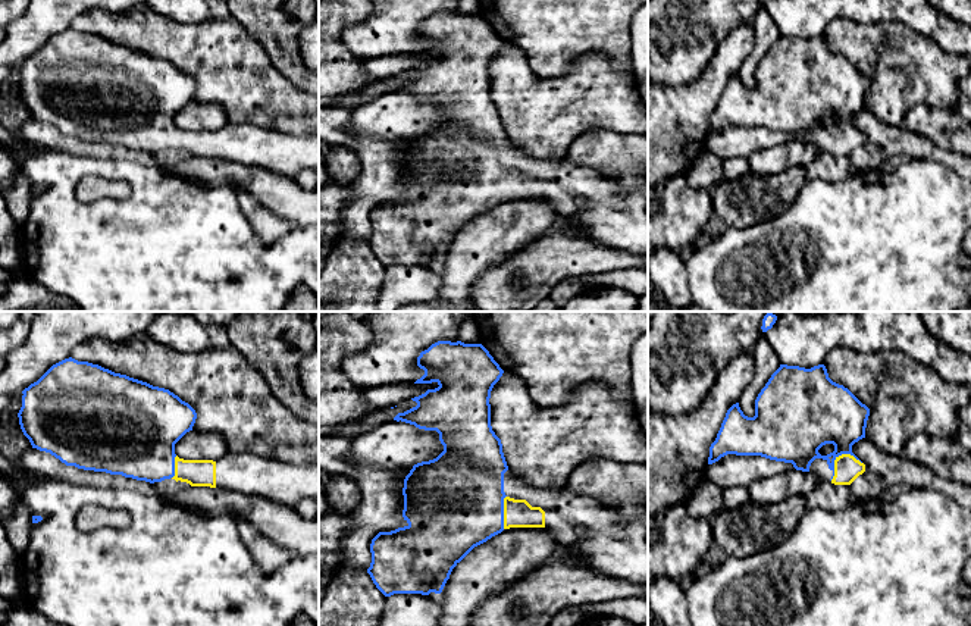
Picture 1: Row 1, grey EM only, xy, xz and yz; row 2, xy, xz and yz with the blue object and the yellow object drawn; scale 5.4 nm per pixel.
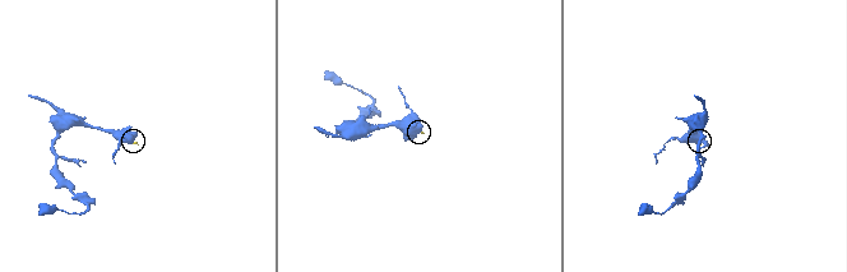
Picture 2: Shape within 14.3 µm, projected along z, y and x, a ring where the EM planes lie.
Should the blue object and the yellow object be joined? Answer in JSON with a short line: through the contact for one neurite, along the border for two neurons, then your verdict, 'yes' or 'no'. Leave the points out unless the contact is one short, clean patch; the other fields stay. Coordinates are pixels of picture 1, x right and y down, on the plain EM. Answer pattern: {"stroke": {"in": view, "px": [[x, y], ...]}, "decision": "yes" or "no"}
{"decision": "yes"}

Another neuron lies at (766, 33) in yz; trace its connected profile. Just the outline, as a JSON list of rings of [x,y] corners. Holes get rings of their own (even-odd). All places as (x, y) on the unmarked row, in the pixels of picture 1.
[[[765,3],[759,4],[758,12],[752,19],[754,48],[751,54],[742,62],[739,78],[745,87],[755,87],[755,71],[765,57],[771,46],[780,38],[776,22],[770,16]]]

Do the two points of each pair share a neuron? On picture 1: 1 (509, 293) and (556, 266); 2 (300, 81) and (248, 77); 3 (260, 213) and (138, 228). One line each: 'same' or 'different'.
1: same
2: different
3: different

